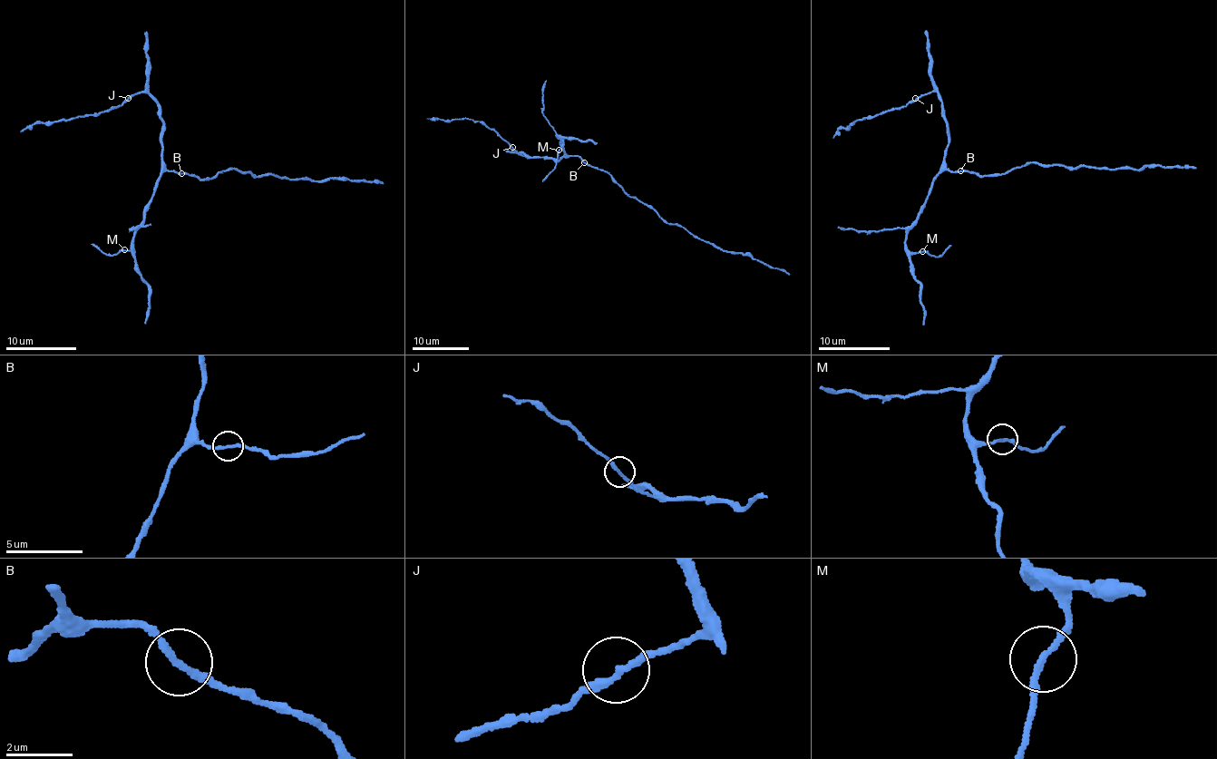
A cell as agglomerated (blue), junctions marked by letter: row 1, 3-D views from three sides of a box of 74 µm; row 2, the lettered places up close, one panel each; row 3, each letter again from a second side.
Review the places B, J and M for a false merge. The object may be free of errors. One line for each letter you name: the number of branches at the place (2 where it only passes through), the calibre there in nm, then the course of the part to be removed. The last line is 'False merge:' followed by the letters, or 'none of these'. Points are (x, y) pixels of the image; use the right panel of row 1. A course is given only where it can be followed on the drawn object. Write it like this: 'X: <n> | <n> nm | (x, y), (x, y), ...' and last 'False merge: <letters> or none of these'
False merge: none of these

